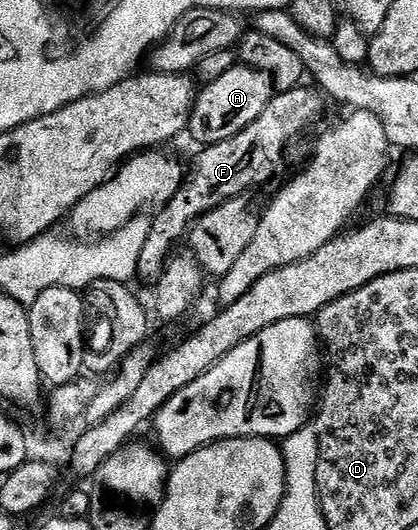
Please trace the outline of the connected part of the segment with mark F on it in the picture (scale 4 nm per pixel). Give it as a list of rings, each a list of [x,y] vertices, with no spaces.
[[[300,85],[291,91],[272,94],[269,105],[265,105],[257,121],[245,125],[241,133],[225,141],[206,144],[200,150],[203,152],[186,172],[181,189],[177,189],[174,197],[154,212],[156,215],[151,219],[149,237],[145,237],[145,246],[141,249],[141,261],[137,261],[140,280],[154,281],[161,277],[176,250],[174,247],[188,238],[191,228],[202,215],[217,209],[225,201],[246,196],[246,191],[263,186],[278,173],[287,146],[298,135],[305,134],[323,115],[323,92],[307,86]]]

